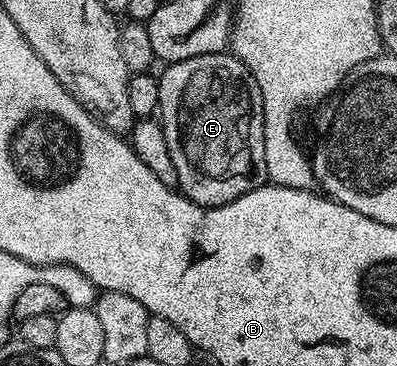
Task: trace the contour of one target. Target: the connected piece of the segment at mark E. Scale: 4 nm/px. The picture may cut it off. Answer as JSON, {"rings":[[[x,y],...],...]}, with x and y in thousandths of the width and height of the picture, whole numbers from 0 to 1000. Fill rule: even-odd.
{"rings":[[[589,145],[486,153],[408,183],[401,219],[398,331],[411,336],[426,426],[446,459],[448,516],[499,563],[564,563],[675,495],[668,448],[668,317],[657,240],[627,186]]]}

